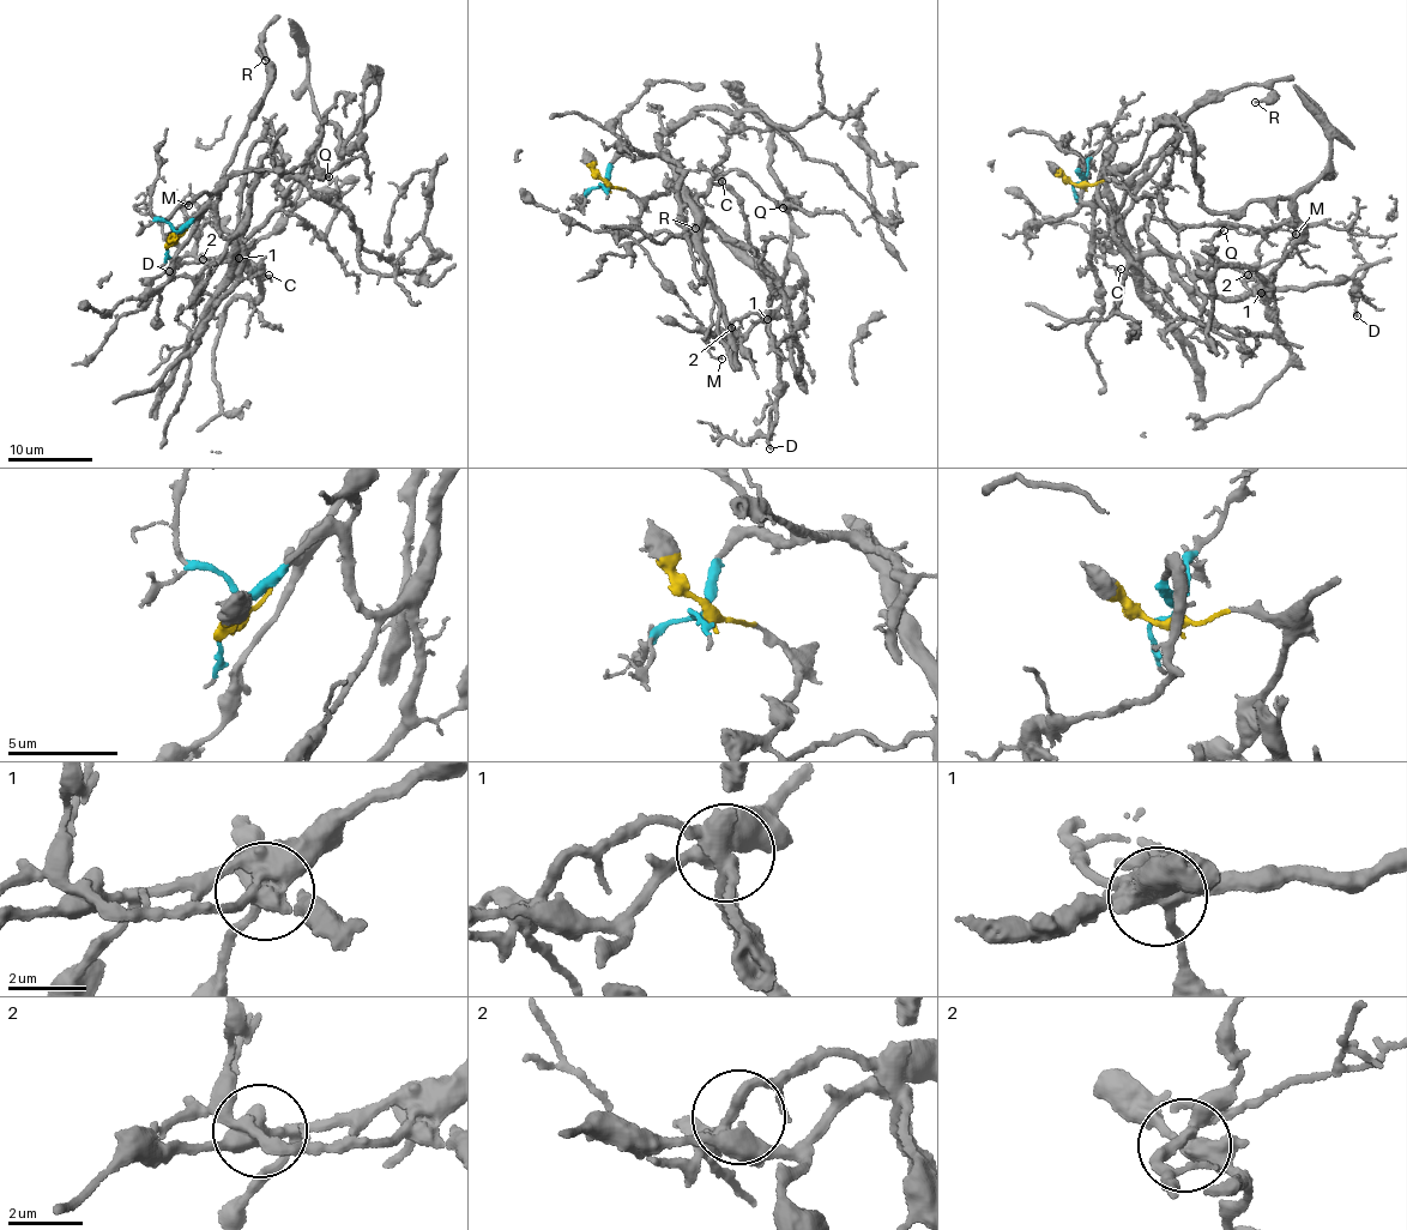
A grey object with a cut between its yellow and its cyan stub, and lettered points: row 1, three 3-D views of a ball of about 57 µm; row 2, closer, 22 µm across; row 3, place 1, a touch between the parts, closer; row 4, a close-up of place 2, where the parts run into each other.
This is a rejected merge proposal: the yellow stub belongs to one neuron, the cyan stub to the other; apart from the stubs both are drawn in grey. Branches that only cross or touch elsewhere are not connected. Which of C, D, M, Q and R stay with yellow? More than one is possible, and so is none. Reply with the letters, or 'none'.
R

